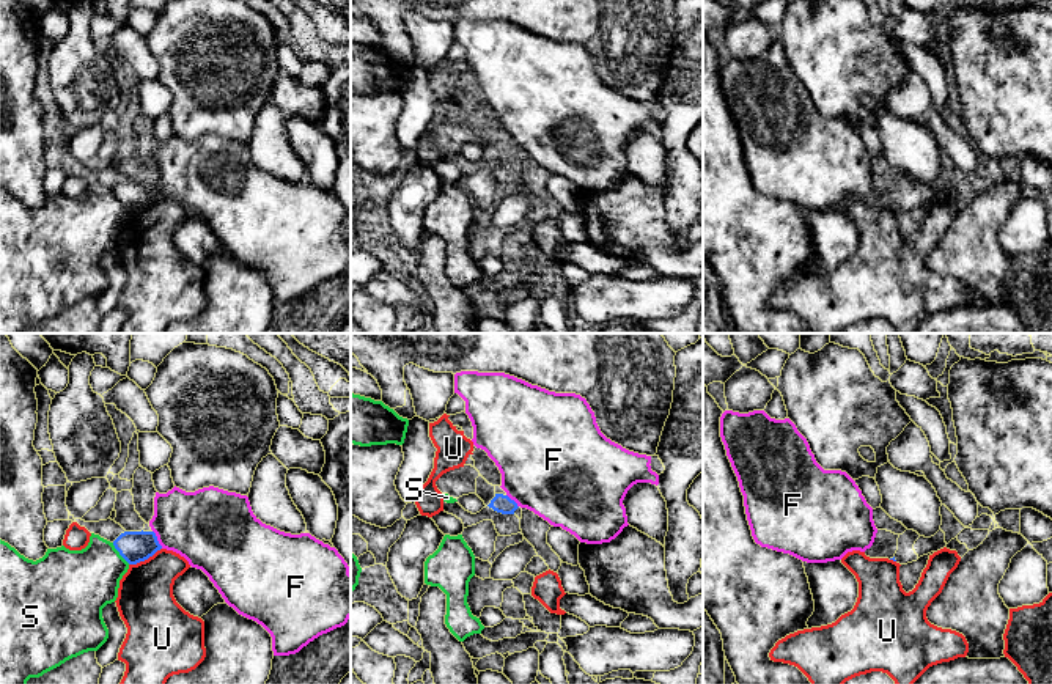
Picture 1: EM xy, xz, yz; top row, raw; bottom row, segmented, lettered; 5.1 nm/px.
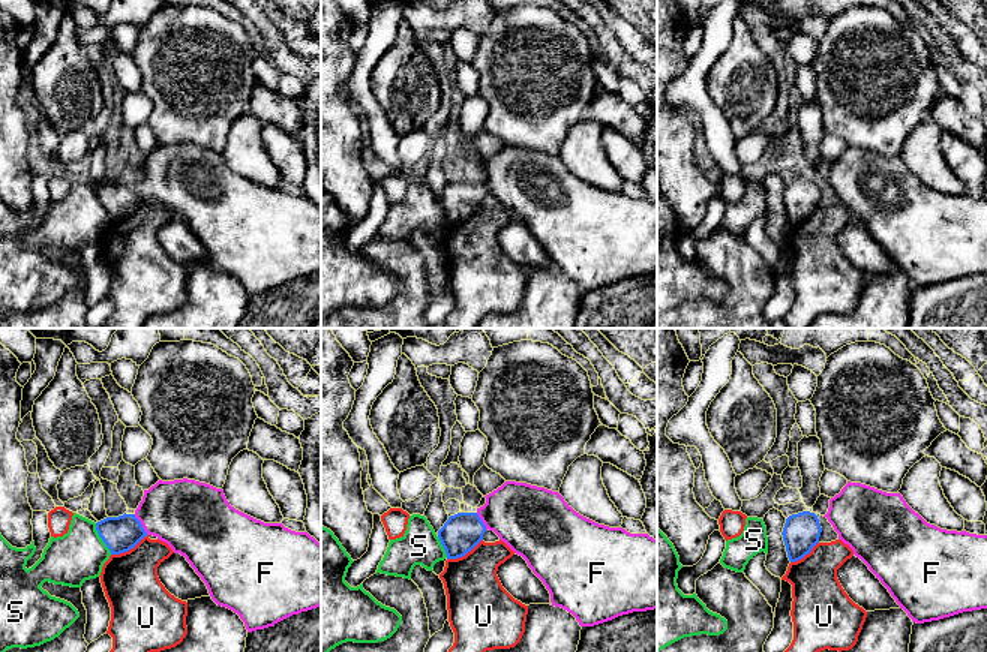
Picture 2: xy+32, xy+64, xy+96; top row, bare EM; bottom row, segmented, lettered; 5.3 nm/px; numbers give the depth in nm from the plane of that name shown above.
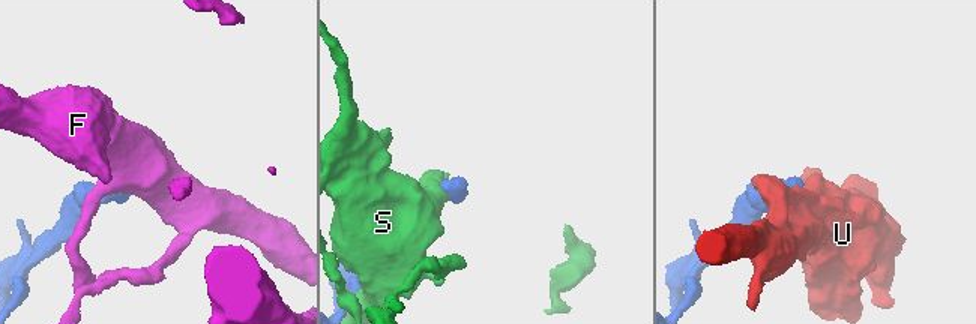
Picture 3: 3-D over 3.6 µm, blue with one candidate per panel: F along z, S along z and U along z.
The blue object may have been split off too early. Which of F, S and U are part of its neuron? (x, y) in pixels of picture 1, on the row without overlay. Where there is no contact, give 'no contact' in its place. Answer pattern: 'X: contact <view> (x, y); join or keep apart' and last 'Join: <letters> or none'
F: contact xy (156, 187); join
S: contact xy (120, 202); keep apart
U: contact xy (145, 206); keep apart
Join: F

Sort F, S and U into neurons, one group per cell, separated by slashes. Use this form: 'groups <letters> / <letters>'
groups F / S / U

